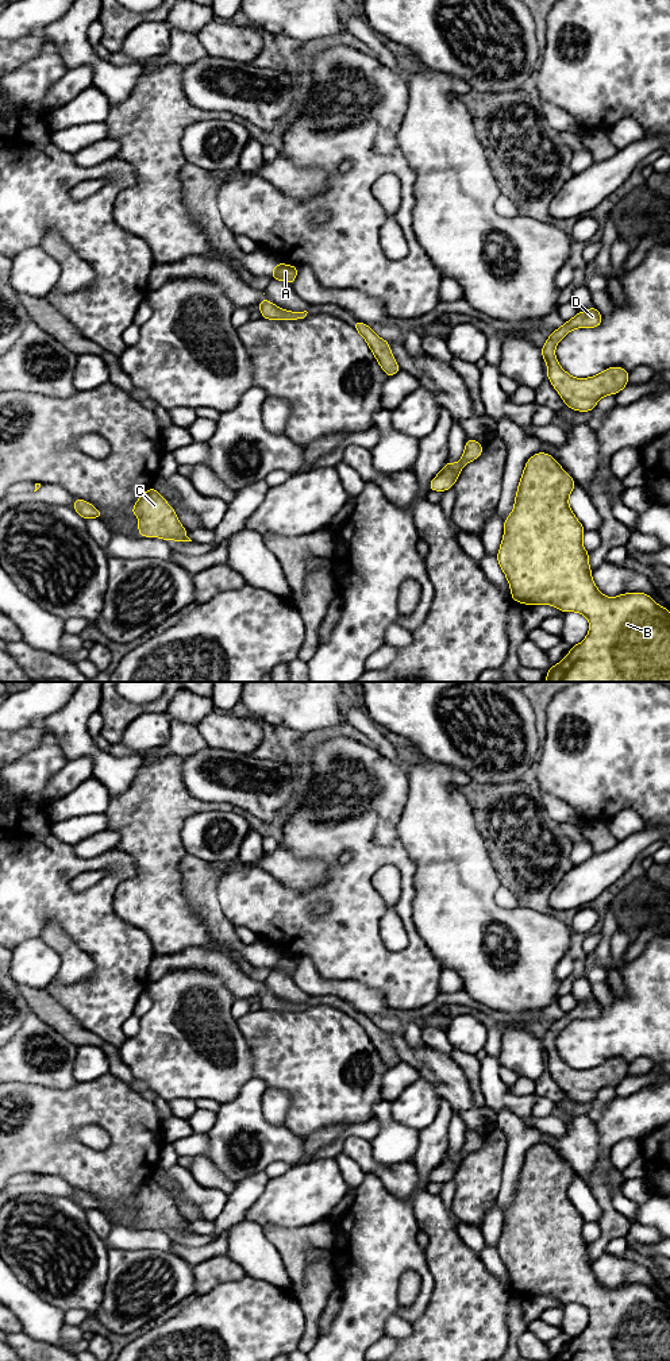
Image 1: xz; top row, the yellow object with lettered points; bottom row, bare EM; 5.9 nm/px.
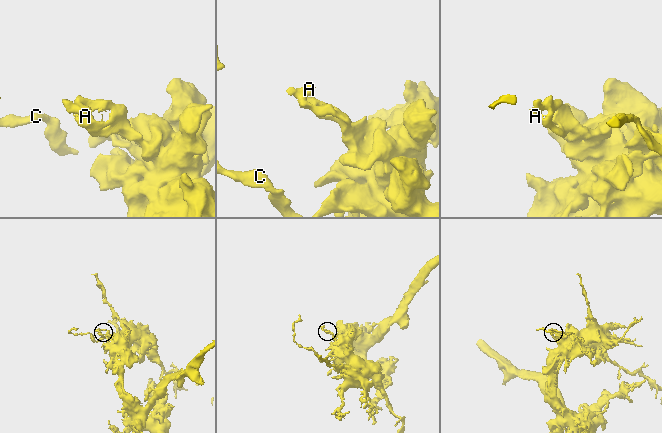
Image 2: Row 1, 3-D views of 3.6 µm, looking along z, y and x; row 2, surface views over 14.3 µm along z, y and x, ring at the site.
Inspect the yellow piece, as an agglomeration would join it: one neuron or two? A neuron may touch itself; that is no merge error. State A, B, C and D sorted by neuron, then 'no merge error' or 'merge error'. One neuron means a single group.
groups A B C D; no merge error

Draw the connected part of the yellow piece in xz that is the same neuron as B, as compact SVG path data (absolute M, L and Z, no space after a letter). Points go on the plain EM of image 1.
M538 1144L527 1152L513 1202L504 1212L504 1229L496 1248L511 1277L512 1291L524 1296L551 1296L563 1304L578 1303L589 1311L590 1320L585 1331L573 1337L566 1349L550 1361L670 1361L670 1302L644 1284L608 1289L594 1276L589 1244L582 1237L585 1219L569 1199L574 1177L575 1172L551 1146Z

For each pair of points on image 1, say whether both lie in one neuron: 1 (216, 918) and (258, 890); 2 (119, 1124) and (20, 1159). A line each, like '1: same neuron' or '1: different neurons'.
1: different neurons
2: same neuron

